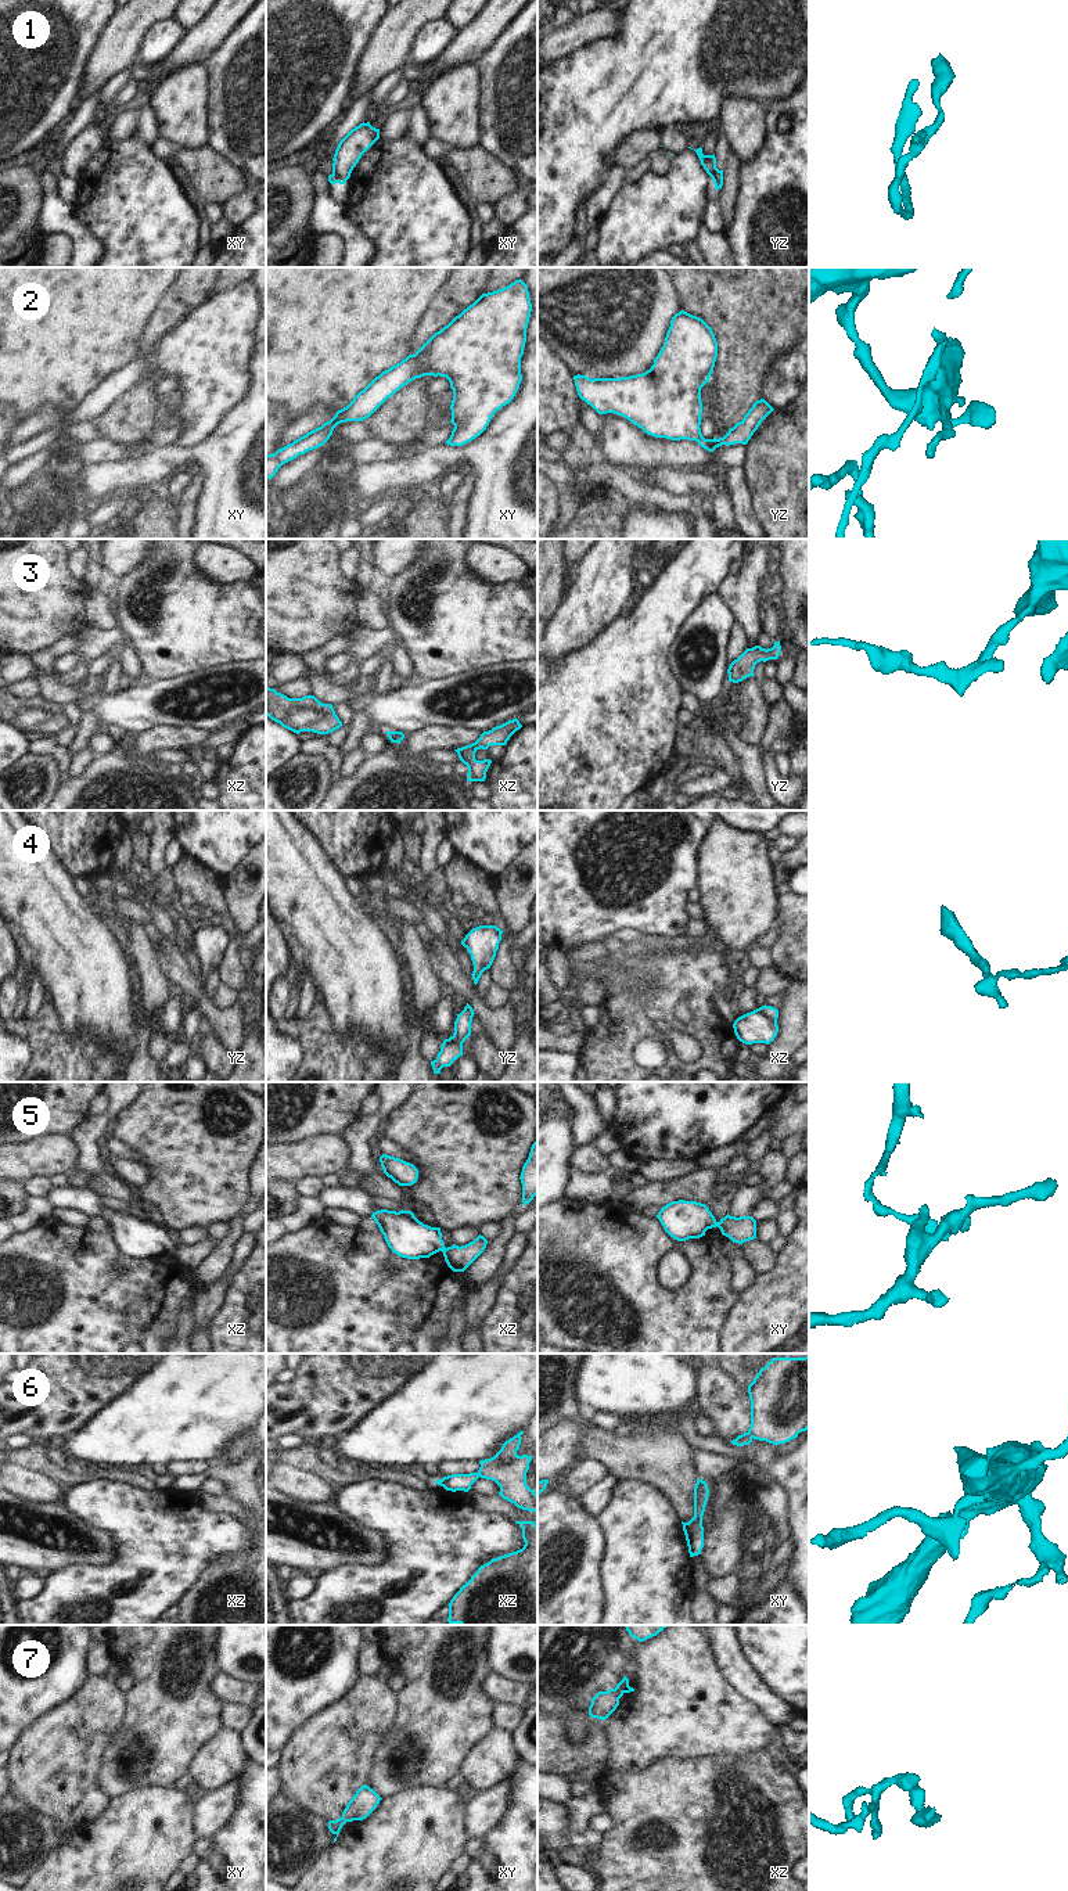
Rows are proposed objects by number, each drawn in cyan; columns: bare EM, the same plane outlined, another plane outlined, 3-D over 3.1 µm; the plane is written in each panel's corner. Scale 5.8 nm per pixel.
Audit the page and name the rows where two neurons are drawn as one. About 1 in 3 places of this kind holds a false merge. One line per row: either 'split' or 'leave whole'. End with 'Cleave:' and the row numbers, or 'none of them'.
1: leave whole
2: leave whole
3: leave whole
4: split
5: split
6: split
7: split
Cleave: 4, 5, 6, 7

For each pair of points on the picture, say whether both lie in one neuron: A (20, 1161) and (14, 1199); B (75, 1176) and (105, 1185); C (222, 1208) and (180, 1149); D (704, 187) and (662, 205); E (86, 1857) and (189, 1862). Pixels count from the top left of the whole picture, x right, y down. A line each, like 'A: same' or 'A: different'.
A: different
B: same
C: same
D: same
E: different

